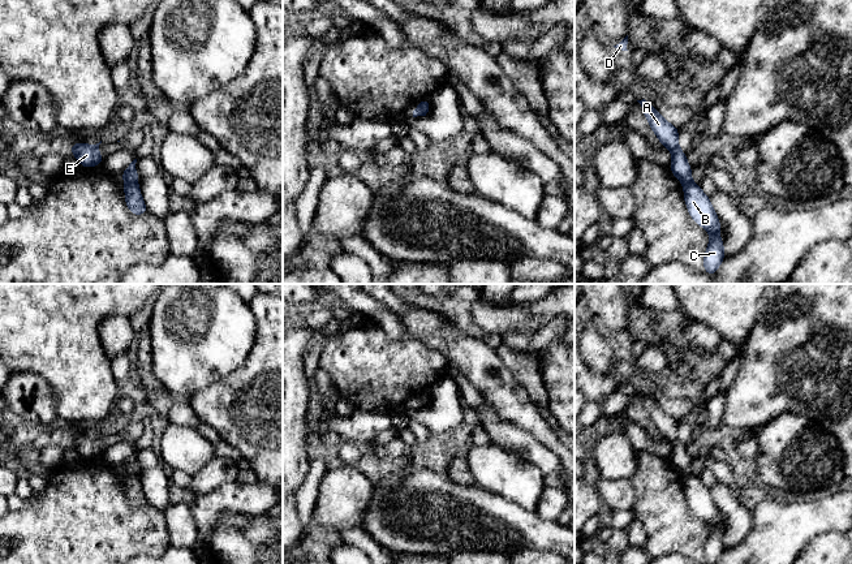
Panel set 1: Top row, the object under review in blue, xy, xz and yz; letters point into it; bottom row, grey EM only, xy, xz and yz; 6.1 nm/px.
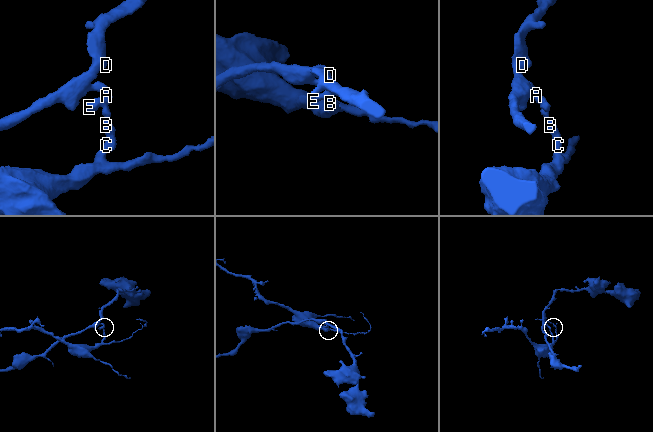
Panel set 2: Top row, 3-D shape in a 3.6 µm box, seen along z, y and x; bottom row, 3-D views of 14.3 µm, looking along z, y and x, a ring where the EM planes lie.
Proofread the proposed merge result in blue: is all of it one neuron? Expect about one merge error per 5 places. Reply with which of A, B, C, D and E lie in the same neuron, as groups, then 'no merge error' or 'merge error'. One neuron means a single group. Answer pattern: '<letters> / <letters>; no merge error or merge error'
A D E / B C; merge error

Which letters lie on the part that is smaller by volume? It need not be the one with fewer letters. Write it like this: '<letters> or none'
B, C

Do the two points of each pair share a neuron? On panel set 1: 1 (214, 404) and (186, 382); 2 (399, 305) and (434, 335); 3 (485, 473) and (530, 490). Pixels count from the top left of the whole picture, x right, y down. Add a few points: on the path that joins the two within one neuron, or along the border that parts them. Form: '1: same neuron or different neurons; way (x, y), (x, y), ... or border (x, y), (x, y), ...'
1: different neurons; border (224, 377), (198, 390), (188, 400)
2: same neuron; way (408, 313), (425, 326)
3: same neuron; way (496, 473), (507, 474), (519, 481)

